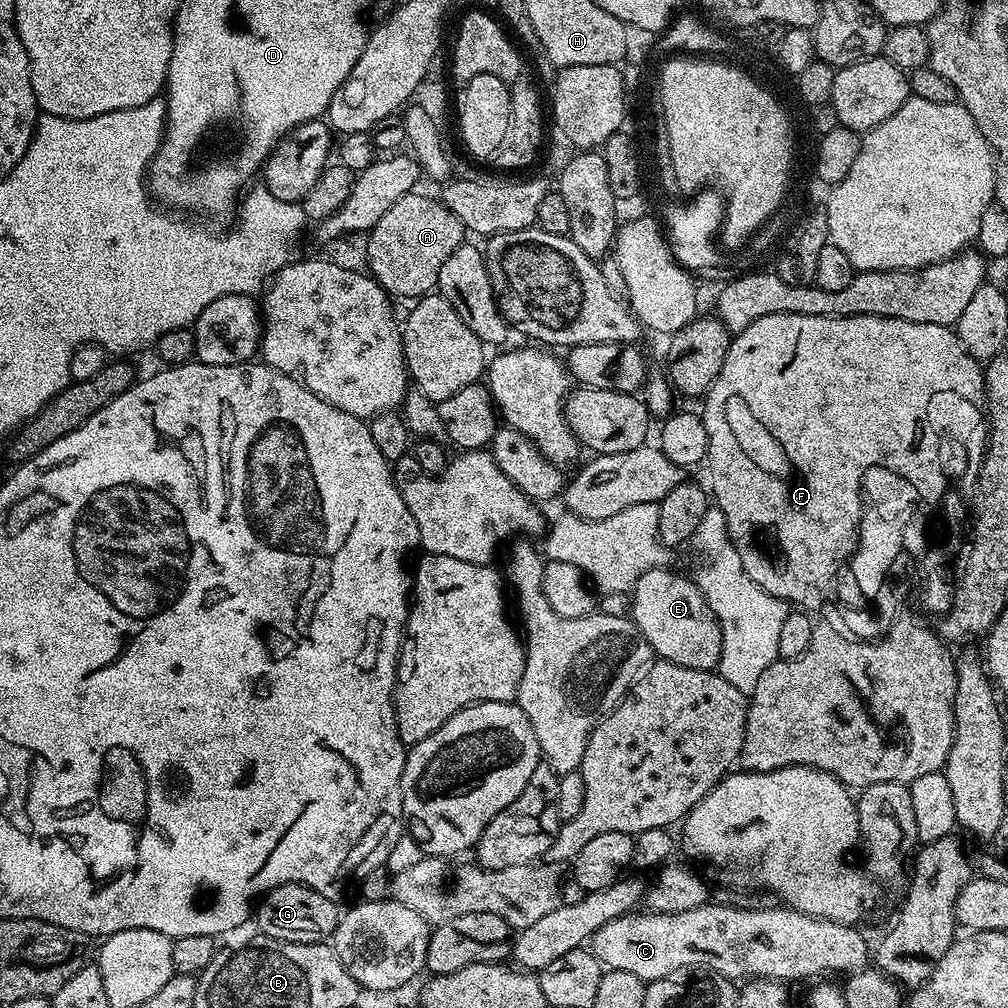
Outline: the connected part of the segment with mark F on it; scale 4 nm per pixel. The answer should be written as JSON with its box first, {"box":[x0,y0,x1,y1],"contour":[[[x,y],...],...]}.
{"box":[702,312,986,610],"contour":[[[775,312],[751,320],[741,332],[735,333],[728,341],[722,370],[703,397],[702,415],[708,435],[706,465],[708,476],[712,479],[710,496],[715,507],[720,508],[726,518],[732,545],[738,550],[738,558],[742,558],[746,574],[750,574],[750,578],[758,582],[762,590],[788,601],[789,605],[804,610],[821,607],[824,604],[824,588],[834,562],[839,562],[846,550],[857,548],[856,480],[860,476],[860,468],[876,460],[885,460],[906,470],[910,461],[905,448],[912,445],[914,438],[918,438],[920,427],[926,426],[926,422],[962,426],[972,432],[976,416],[986,416],[984,373],[981,361],[971,356],[955,331],[946,324],[910,322],[889,316],[811,316],[797,312]]]}

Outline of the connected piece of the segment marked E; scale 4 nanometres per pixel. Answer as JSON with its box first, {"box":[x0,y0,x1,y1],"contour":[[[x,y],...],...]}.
{"box":[630,567,722,670],"contour":[[[671,567],[648,568],[632,585],[630,619],[642,630],[646,642],[661,660],[694,670],[712,670],[720,663],[722,630],[714,610],[698,590],[695,579],[671,572]]]}

